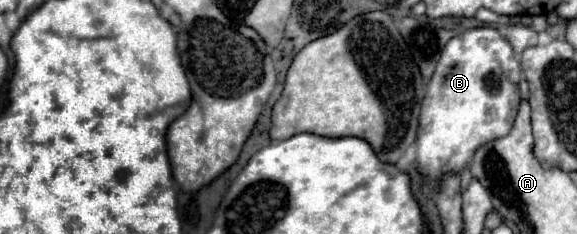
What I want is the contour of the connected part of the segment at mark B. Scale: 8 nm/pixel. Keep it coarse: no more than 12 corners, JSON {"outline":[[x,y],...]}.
{"outline":[[489,26],[447,42],[417,168],[461,172],[511,130],[521,66]]}

